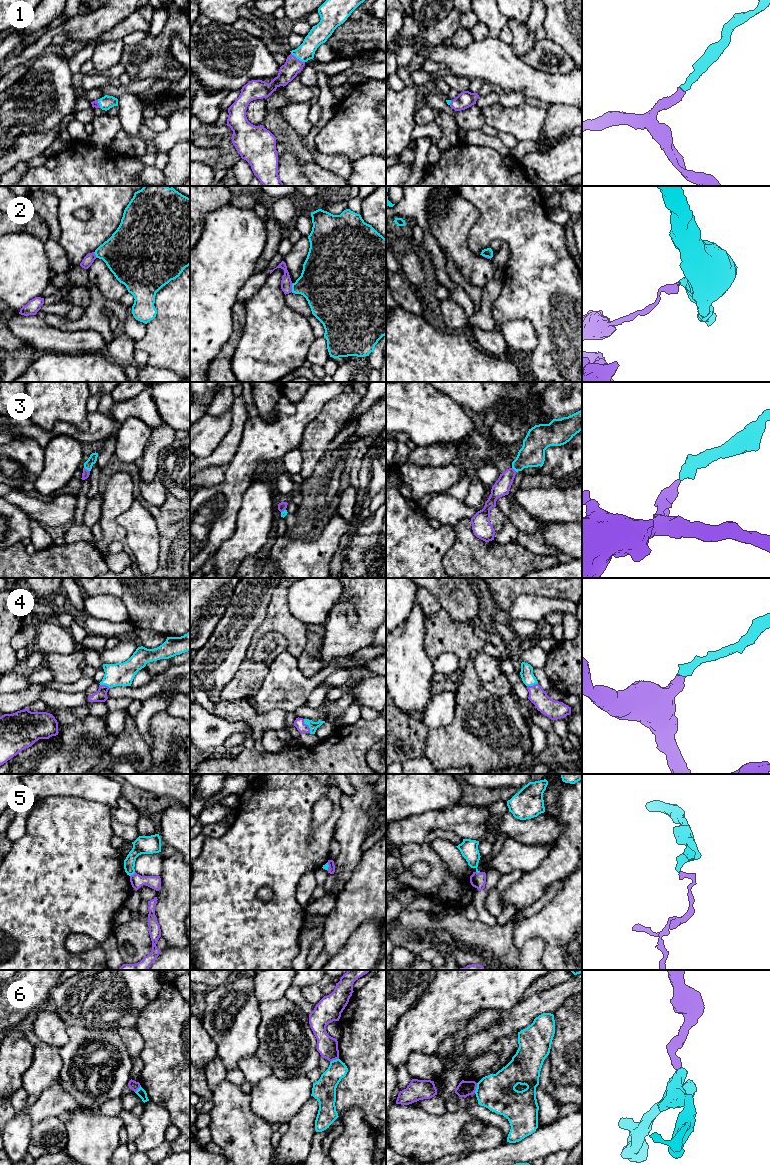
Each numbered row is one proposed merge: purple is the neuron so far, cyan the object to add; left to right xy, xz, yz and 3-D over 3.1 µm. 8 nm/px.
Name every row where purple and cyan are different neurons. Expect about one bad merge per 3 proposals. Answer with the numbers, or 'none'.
2, 5, 6

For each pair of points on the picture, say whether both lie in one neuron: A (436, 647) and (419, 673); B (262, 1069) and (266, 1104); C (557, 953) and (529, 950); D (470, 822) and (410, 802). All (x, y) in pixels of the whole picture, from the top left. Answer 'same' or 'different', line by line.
A: different
B: different
C: different
D: different

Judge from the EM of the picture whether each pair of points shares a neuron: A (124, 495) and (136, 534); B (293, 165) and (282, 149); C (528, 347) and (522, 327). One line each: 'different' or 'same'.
A: different
B: same
C: same

